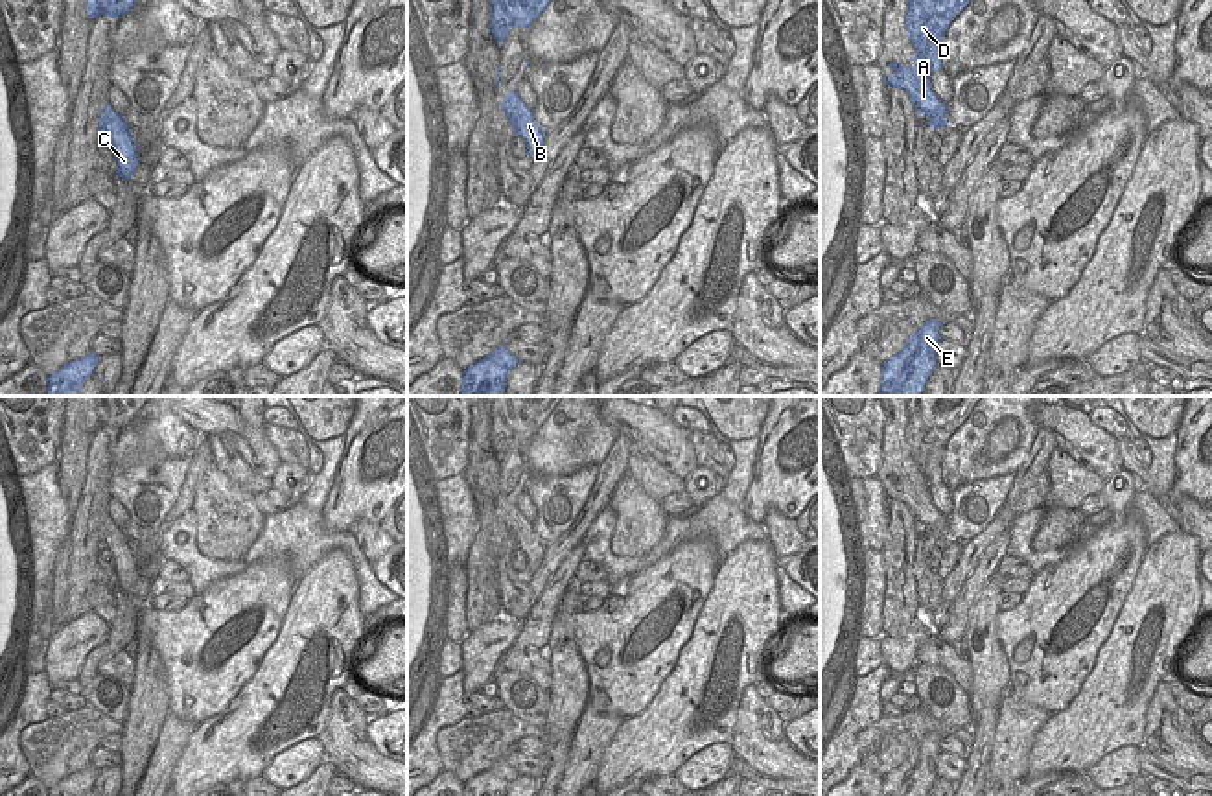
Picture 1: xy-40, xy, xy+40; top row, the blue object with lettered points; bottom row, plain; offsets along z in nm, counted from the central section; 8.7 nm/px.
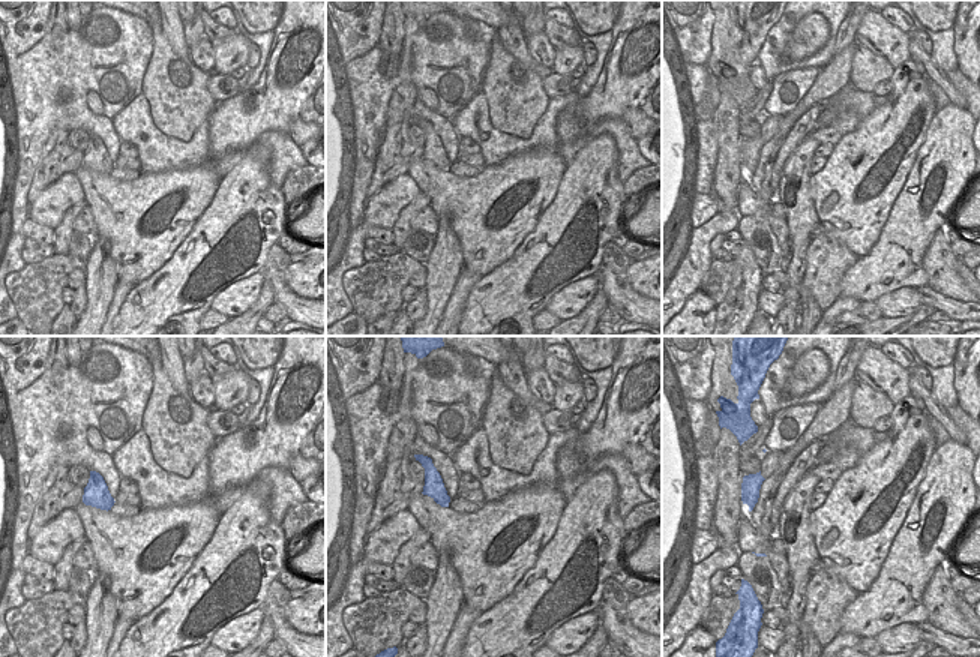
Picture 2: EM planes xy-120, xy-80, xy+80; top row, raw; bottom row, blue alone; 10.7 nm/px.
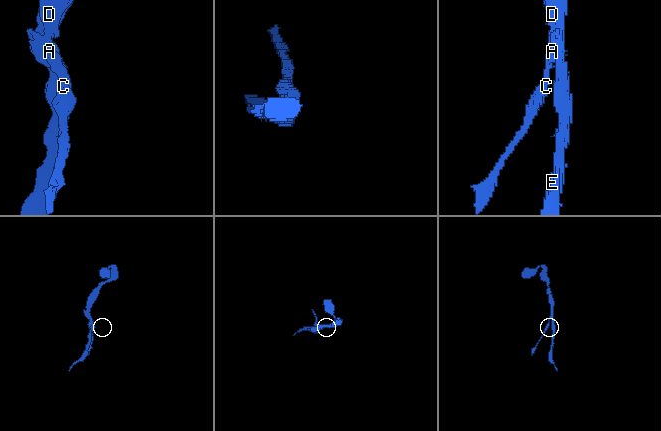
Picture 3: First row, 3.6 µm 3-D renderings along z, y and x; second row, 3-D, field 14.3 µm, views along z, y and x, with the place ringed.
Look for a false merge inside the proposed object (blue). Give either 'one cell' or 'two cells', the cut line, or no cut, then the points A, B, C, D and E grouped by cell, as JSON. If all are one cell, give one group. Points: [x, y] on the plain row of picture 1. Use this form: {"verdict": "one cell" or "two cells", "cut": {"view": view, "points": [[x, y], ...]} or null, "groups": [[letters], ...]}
{"verdict": "two cells", "cut": {"view": "xy+40", "points": [[916, 516], [927, 522], [938, 520], [945, 529]]}, "groups": [["A", "D", "E"], ["B", "C"]]}

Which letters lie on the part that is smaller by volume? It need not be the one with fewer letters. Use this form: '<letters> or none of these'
B, C

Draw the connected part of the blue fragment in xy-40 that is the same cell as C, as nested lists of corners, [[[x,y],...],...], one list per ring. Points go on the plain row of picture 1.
[[[107,514],[99,529],[99,544],[107,547],[116,562],[116,579],[122,591],[129,591],[140,577],[138,558],[131,547],[131,540],[123,534]]]

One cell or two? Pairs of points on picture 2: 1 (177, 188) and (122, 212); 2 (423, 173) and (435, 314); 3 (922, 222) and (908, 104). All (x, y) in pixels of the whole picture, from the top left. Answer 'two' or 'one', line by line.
1: one
2: two
3: two

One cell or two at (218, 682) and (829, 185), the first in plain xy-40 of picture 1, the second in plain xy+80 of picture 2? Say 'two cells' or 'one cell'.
one cell

